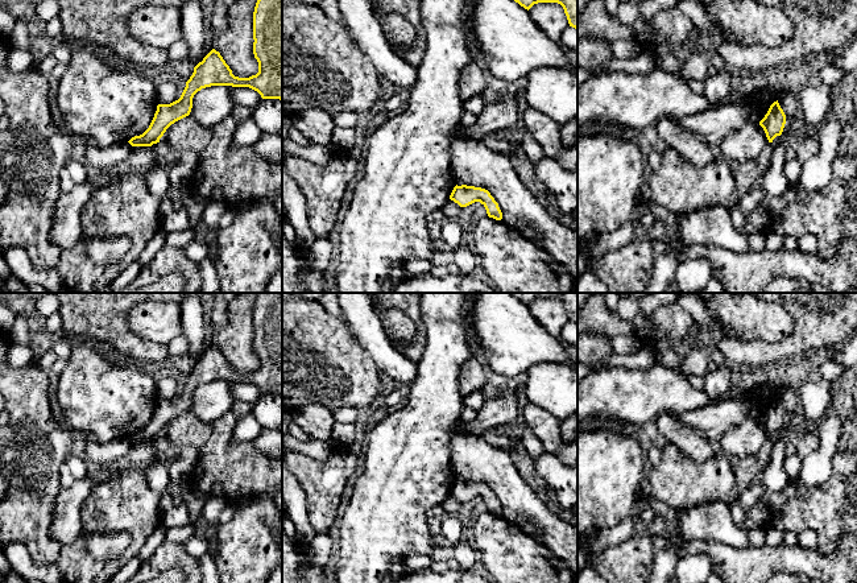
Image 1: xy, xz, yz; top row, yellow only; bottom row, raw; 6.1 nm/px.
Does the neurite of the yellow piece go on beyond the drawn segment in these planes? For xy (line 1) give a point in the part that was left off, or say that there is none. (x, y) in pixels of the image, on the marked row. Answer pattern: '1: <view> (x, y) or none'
1: none

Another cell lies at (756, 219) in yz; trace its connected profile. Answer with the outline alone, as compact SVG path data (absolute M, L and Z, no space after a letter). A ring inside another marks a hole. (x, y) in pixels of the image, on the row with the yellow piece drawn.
M757 206L752 210L752 212L748 215L748 222L745 227L746 235L759 233L763 230L765 222L767 218L767 211L763 206Z

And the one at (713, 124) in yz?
M750 103L720 104L680 120L683 128L700 137L708 145L723 138L745 124L759 124L755 107Z

